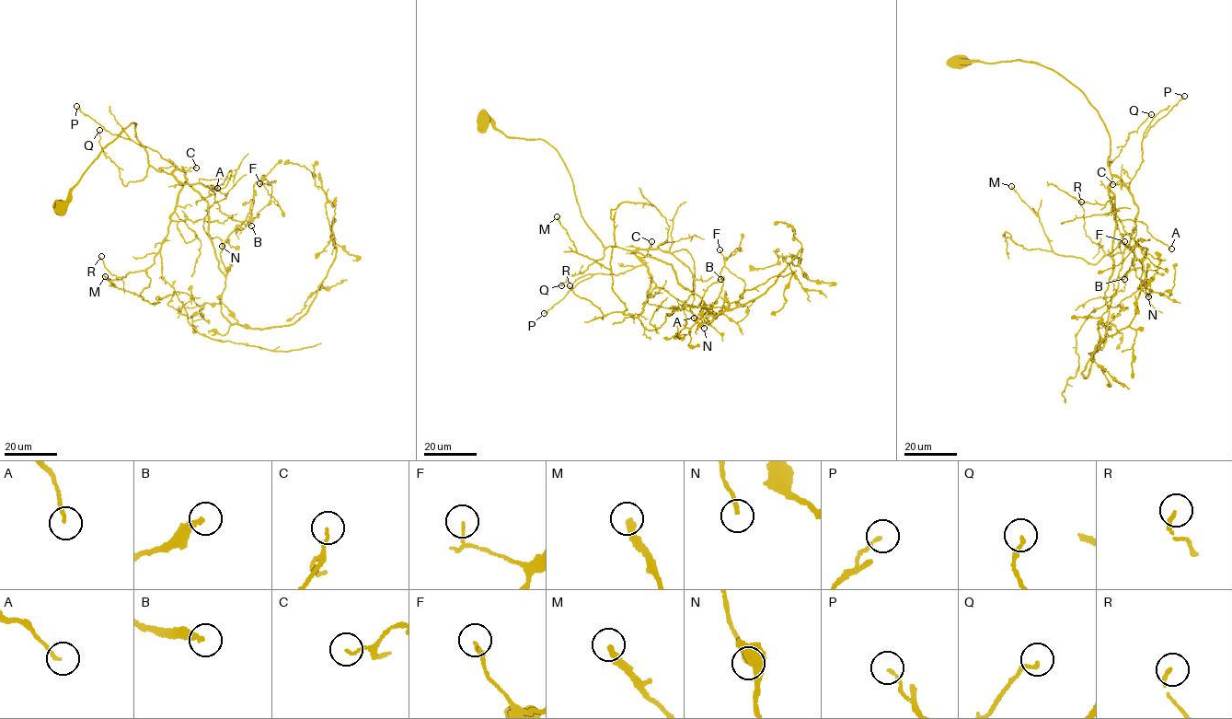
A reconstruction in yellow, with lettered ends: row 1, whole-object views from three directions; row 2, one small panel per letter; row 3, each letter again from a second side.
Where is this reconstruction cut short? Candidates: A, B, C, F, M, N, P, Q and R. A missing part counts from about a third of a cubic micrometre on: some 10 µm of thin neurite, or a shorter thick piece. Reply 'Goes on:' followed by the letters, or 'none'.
Goes on: B

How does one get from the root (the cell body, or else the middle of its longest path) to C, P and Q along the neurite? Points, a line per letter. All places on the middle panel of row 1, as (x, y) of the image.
C: (484, 119), (506, 135), (541, 139), (556, 150), (581, 214), (603, 247), (642, 257), (651, 241)
P: (484, 119), (556, 150), (603, 247), (621, 247), (642, 263), (584, 279), (544, 313)
Q: (484, 119), (506, 135), (541, 139), (556, 150), (571, 179), (581, 214), (604, 248), (604, 257), (561, 285)

